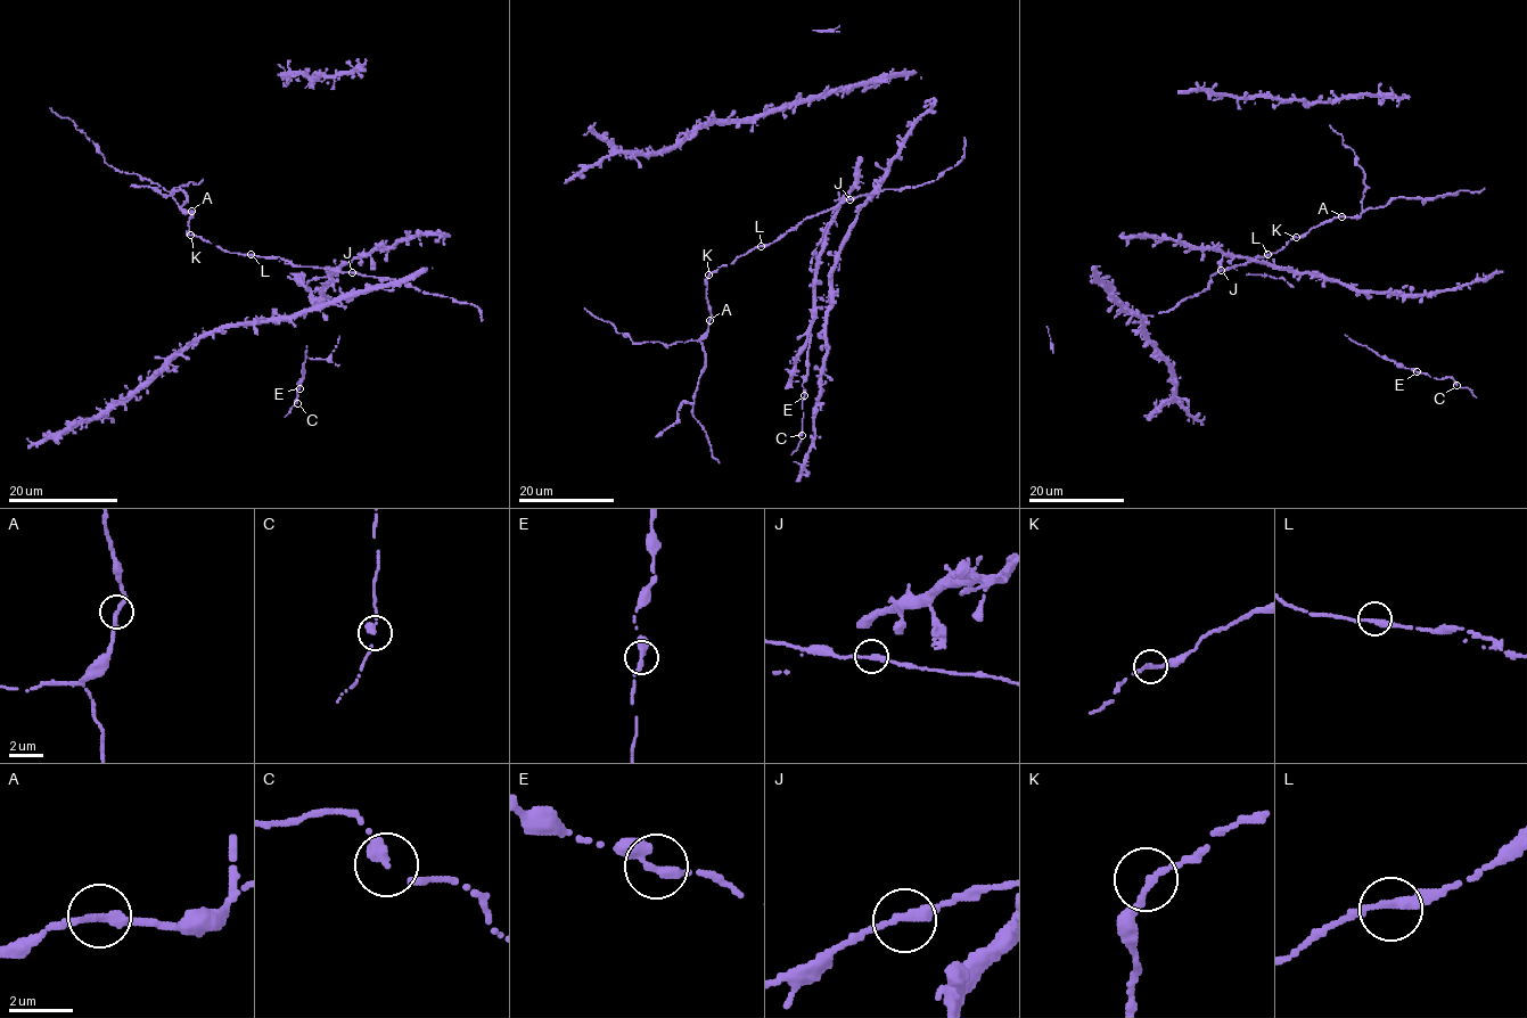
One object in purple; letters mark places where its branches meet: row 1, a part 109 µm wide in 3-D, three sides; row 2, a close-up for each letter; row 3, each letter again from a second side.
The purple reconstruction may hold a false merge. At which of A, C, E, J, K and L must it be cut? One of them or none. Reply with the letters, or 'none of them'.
none of them

